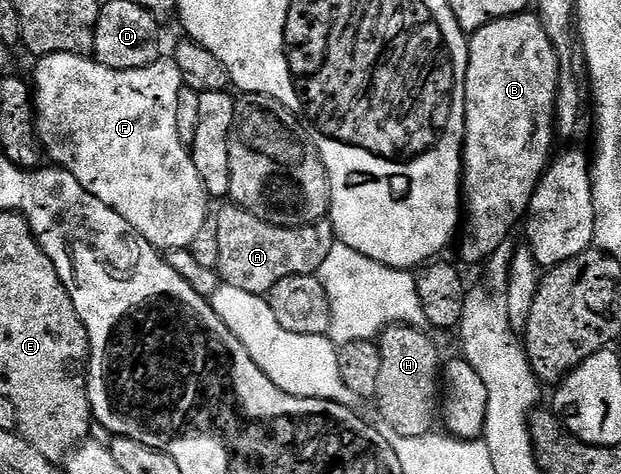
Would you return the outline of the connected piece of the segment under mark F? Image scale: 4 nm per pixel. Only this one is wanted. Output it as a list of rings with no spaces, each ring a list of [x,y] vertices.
[[[48,53],[45,57],[39,58],[35,62],[36,70],[30,76],[30,88],[34,94],[34,114],[36,116],[36,137],[40,141],[40,148],[46,154],[53,166],[65,169],[90,195],[102,199],[106,207],[118,211],[126,223],[139,237],[145,237],[155,249],[161,251],[171,251],[174,249],[186,249],[195,246],[196,236],[204,229],[204,224],[209,224],[208,204],[210,198],[206,187],[202,187],[202,179],[198,179],[198,167],[194,167],[189,146],[180,142],[178,135],[178,95],[184,90],[184,80],[182,71],[178,71],[175,60],[161,59],[150,63],[141,69],[131,69],[130,71],[118,71],[117,69],[107,69],[105,65],[100,65],[88,55],[79,53]]]

